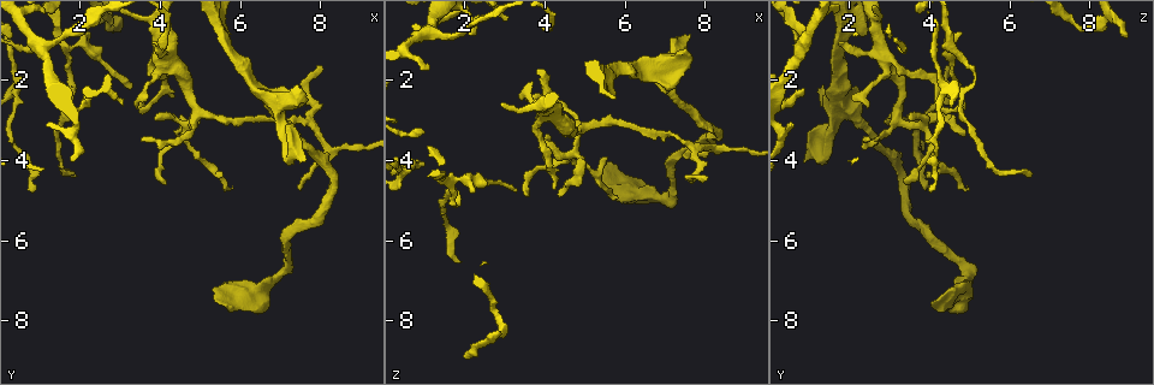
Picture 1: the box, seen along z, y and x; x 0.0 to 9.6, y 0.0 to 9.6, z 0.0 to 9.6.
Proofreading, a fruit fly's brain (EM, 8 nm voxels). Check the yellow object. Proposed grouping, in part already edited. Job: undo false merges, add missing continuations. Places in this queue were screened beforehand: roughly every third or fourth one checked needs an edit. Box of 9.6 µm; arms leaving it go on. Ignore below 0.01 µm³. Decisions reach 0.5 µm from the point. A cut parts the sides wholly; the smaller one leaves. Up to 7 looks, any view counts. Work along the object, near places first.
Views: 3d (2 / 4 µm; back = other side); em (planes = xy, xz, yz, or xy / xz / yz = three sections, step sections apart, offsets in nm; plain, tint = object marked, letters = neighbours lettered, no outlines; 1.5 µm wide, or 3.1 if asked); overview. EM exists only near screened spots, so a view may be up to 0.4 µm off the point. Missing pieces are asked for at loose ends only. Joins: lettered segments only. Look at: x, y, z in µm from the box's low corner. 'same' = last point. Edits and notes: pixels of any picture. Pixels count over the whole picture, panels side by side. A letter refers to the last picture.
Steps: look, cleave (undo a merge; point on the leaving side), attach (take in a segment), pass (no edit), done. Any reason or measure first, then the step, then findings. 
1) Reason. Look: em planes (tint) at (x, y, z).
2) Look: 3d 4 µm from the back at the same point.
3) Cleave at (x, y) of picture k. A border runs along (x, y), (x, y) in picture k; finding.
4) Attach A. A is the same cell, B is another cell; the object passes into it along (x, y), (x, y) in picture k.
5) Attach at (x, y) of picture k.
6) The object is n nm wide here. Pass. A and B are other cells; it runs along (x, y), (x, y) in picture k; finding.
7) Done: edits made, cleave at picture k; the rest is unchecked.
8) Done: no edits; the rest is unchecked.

Free end. Look: 3d 4 µm at (3.85, 1.05, 1.70).

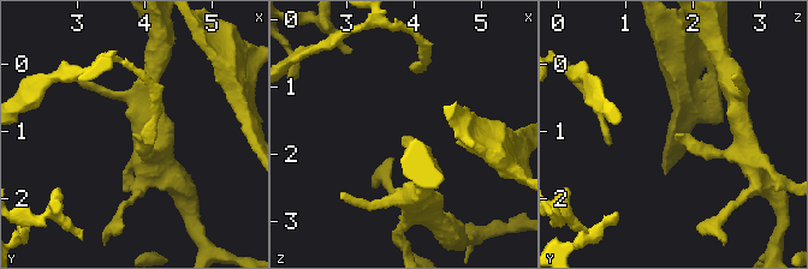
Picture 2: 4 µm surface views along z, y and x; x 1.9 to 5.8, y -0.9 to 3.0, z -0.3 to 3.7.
Look: em planes (letters) at (3.85, 1.00, 1.80).

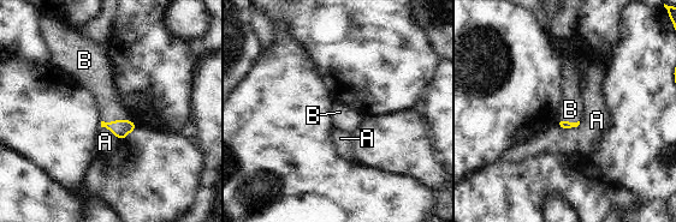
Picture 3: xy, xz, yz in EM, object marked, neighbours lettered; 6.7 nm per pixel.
Attach B. B is the same cell, A is another cell; the object passes into it along (120, 128), (112, 121), (102, 85) in picture 3; it goes on there.

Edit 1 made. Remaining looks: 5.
An open end. Look: em planes (letters) at (3.55, 3.45, 2.50).

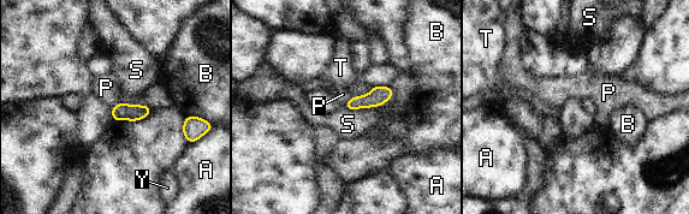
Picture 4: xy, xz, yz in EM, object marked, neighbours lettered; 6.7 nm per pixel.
Pass. A, B, P, S, T and Y are other cells; a border runs along (376, 106), (357, 110), (345, 107) in picture 4; none of them fits.

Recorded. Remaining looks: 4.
Free end. Look: 3d 2 µm at (4.35, 3.35, 4.95).

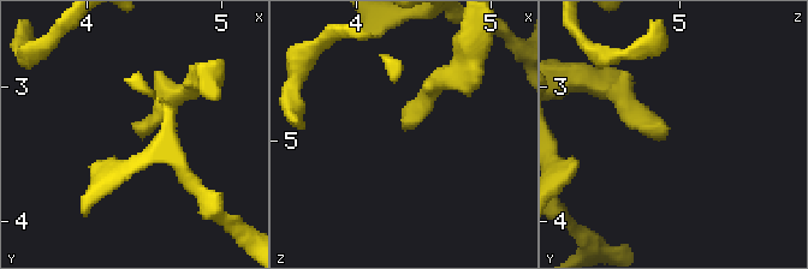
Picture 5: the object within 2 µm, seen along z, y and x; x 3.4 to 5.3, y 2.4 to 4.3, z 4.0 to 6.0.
Now the EM. Look: em 3.1 µm planes (tint) at (4.38, 3.32, 4.92).

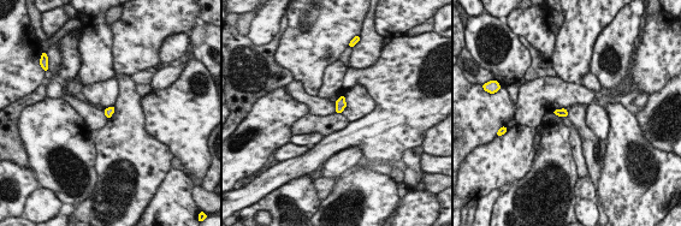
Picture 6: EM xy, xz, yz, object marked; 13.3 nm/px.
Look: em 3.1 µm planes (letters) at the same point.

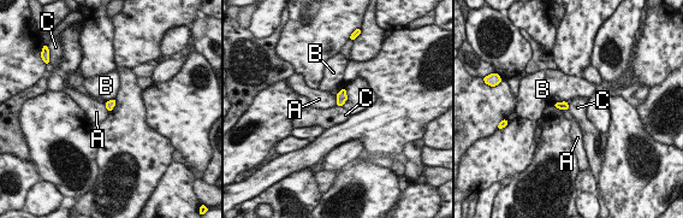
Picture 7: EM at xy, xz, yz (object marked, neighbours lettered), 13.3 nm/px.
The object is 100 nm wide here. Pass. A, B and C are other cells; a border runs along (337, 105), (342, 106) in picture 7; no lettered segment goes on from it.

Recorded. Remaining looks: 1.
Done: edits made, attach at picture 3; the rest is unchecked.

